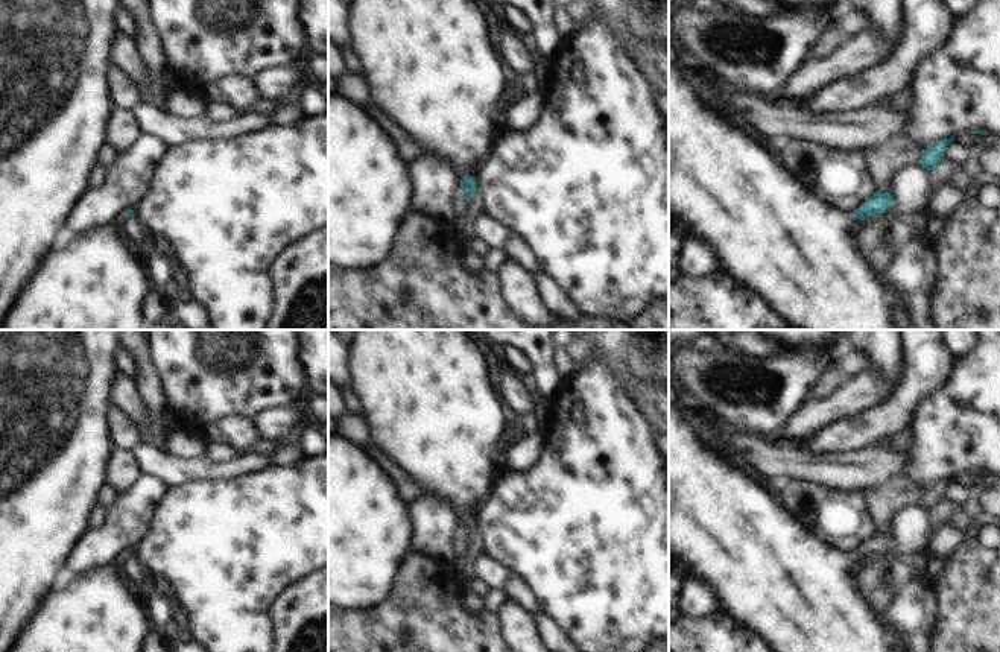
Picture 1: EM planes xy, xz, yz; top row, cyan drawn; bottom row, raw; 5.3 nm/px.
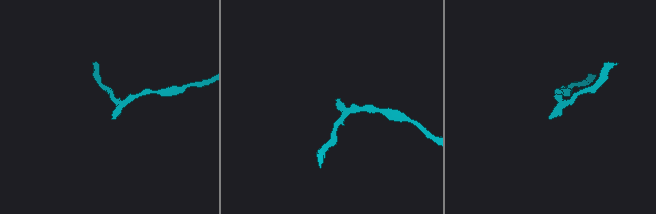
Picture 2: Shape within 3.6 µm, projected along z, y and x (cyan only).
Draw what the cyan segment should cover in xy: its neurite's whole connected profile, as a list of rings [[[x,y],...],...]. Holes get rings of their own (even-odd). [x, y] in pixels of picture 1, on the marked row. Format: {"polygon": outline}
{"polygon": [[[126,210],[108,223],[73,234],[64,249],[49,249],[23,284],[0,330],[147,330],[143,301],[152,284],[126,240],[126,223],[134,213]]]}

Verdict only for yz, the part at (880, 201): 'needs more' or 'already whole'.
needs more

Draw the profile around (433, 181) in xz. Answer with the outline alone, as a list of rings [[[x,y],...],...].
[[[422,154],[409,164],[412,187],[410,208],[415,213],[445,219],[456,219],[453,193],[460,187],[462,178],[441,157]]]

